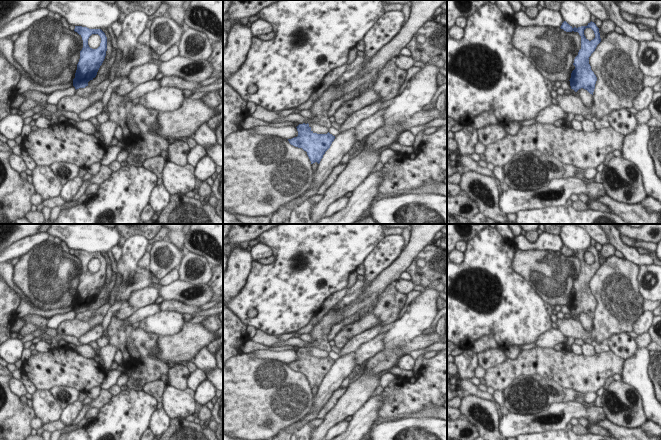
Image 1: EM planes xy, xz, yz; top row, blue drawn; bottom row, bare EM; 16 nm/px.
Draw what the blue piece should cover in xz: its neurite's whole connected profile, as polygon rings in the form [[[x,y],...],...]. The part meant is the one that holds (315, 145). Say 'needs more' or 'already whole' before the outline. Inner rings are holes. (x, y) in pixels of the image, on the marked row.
already whole; [[[299,124],[297,127],[298,136],[288,139],[295,147],[302,148],[307,152],[311,164],[320,163],[325,152],[330,148],[335,136],[330,134],[317,134],[311,130],[309,124]]]

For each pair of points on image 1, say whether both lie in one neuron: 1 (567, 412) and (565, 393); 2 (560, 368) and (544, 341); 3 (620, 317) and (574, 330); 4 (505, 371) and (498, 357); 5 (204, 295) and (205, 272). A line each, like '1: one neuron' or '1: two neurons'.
1: two neurons
2: two neurons
3: one neuron
4: two neurons
5: two neurons

